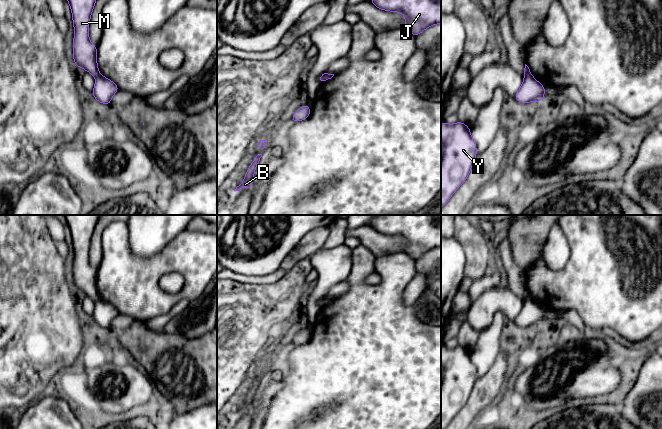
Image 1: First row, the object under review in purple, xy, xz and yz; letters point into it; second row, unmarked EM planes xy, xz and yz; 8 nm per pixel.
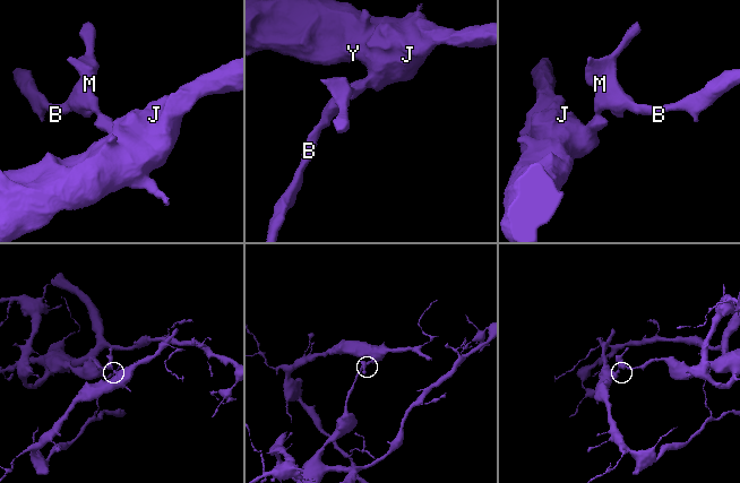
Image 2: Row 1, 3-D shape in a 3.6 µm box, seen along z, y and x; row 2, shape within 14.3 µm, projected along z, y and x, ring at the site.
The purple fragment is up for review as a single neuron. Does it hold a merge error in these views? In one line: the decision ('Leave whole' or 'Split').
Split

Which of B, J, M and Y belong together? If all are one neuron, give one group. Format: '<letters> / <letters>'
B M / J Y

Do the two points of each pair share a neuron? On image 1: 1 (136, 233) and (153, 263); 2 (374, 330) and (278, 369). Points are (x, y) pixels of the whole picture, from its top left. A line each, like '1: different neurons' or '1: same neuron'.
1: different neurons
2: different neurons

